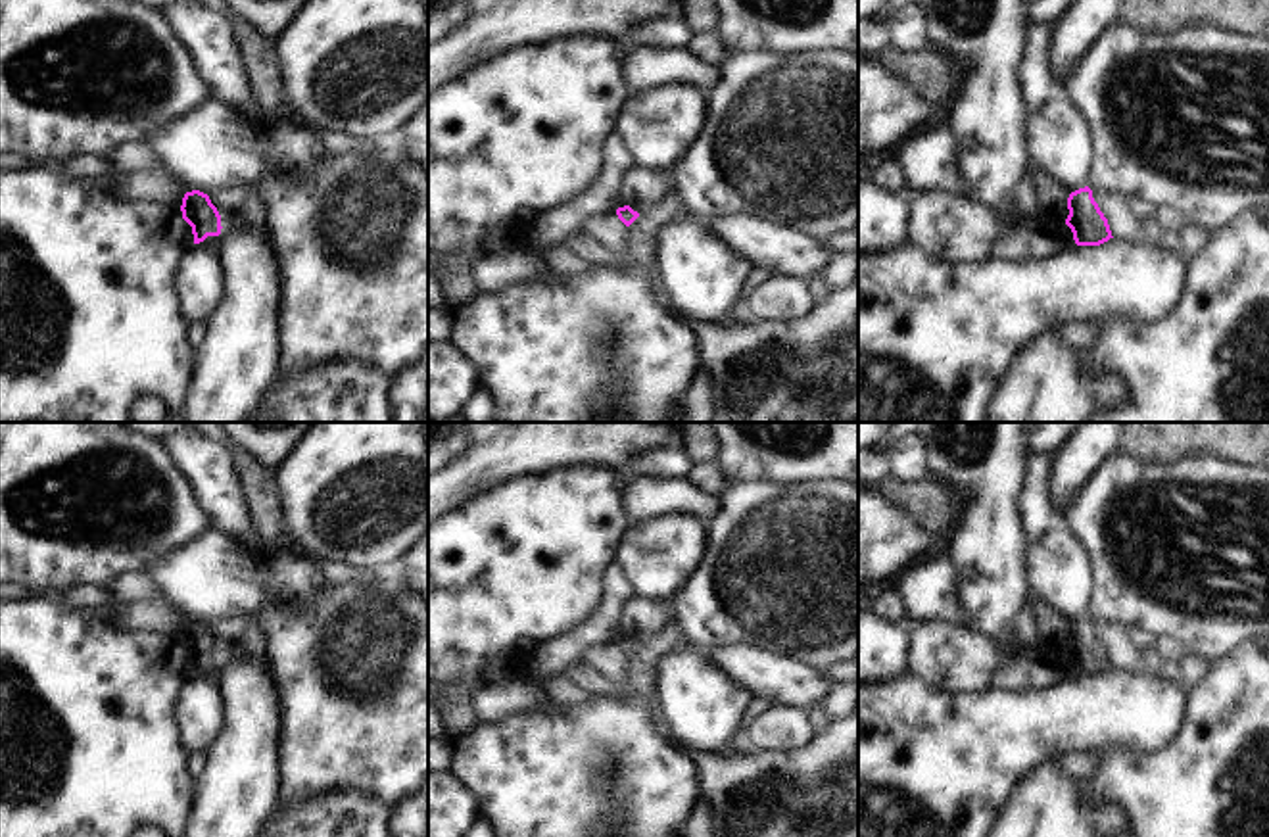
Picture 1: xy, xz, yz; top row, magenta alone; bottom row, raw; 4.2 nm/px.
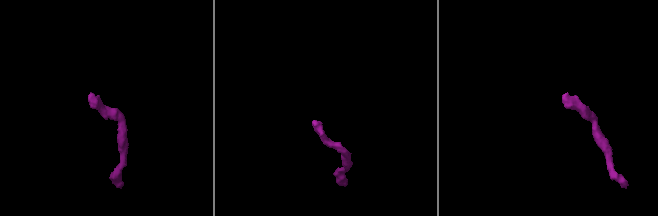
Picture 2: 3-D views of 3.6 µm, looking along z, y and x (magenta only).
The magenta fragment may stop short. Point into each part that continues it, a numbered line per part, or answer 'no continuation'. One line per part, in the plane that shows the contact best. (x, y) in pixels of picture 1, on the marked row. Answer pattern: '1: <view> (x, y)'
no continuation

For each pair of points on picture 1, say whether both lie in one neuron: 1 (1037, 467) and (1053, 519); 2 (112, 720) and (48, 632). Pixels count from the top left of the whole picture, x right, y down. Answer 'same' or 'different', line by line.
1: same
2: same

